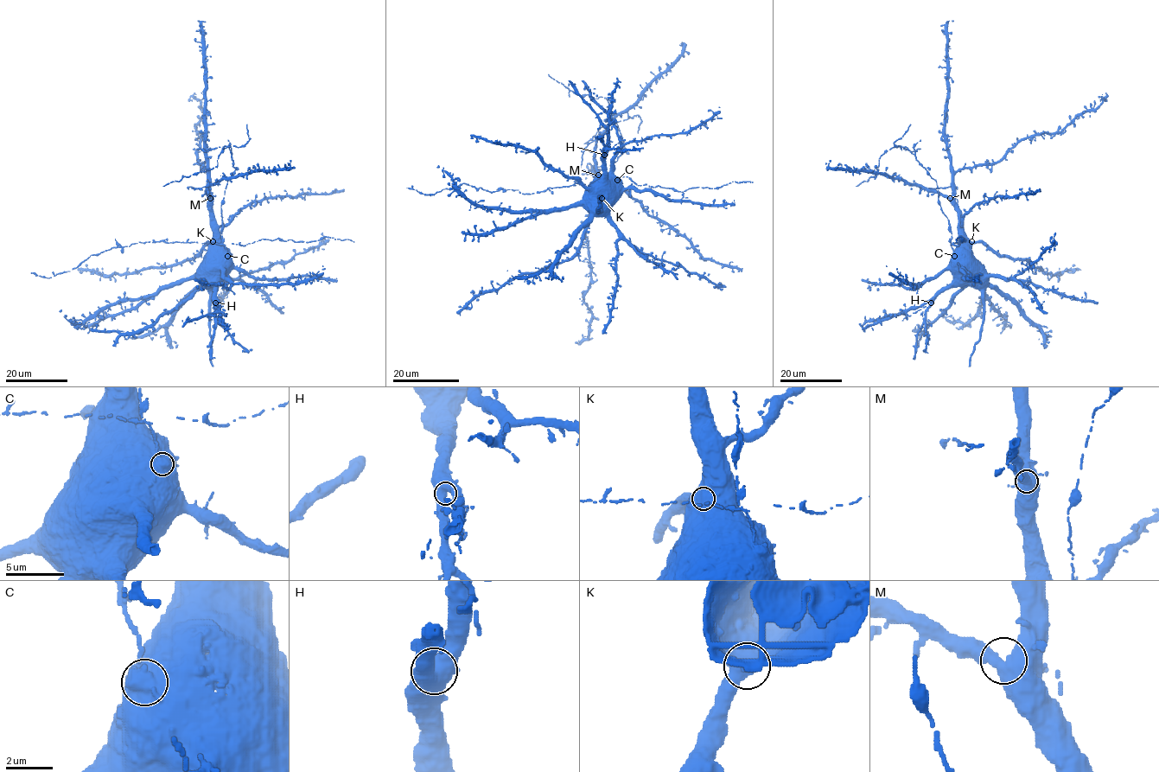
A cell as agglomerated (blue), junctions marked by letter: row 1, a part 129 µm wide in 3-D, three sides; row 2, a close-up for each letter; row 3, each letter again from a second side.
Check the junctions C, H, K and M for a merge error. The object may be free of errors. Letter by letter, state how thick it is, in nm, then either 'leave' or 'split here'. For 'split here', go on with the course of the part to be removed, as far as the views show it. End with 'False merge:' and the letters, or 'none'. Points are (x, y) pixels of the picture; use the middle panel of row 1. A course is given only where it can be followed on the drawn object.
C: calibre 750 nm; split here; course (617, 179), (611, 176), (610, 165), (626, 149), (613, 120), (611, 105), (606, 98), (576, 95), (548, 74)
H: calibre 650 nm; leave
K: calibre 500 nm; leave
M: calibre 500 nm; leave
False merge: C

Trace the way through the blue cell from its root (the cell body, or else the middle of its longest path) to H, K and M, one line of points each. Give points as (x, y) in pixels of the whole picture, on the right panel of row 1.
H: (979, 279), (978, 283), (971, 285), (945, 287), (931, 303)
K: (979, 279), (980, 282), (981, 272), (972, 258), (971, 241)
M: (979, 279), (980, 282), (981, 272), (972, 260), (969, 241), (963, 230), (963, 219), (950, 198)

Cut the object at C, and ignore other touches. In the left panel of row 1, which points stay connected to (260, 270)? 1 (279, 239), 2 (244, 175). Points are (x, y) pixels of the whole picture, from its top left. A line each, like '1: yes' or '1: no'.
1: no
2: yes

